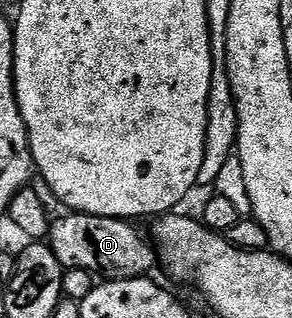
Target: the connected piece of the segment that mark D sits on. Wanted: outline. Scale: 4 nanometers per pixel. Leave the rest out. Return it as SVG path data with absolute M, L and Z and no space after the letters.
M73 211L67 212L65 214L67 217L62 217L53 222L50 227L50 231L48 234L48 244L50 249L56 255L56 259L61 263L63 270L68 269L83 269L84 271L88 271L89 273L93 273L95 275L101 275L101 273L106 273L102 275L113 275L117 280L123 281L124 279L128 279L129 277L145 277L151 271L150 268L155 268L156 265L156 257L152 252L151 242L148 240L147 234L146 237L141 233L140 230L137 229L137 224L131 223L129 220L120 218L120 217L97 217L96 215L92 215L91 213L76 213Z

